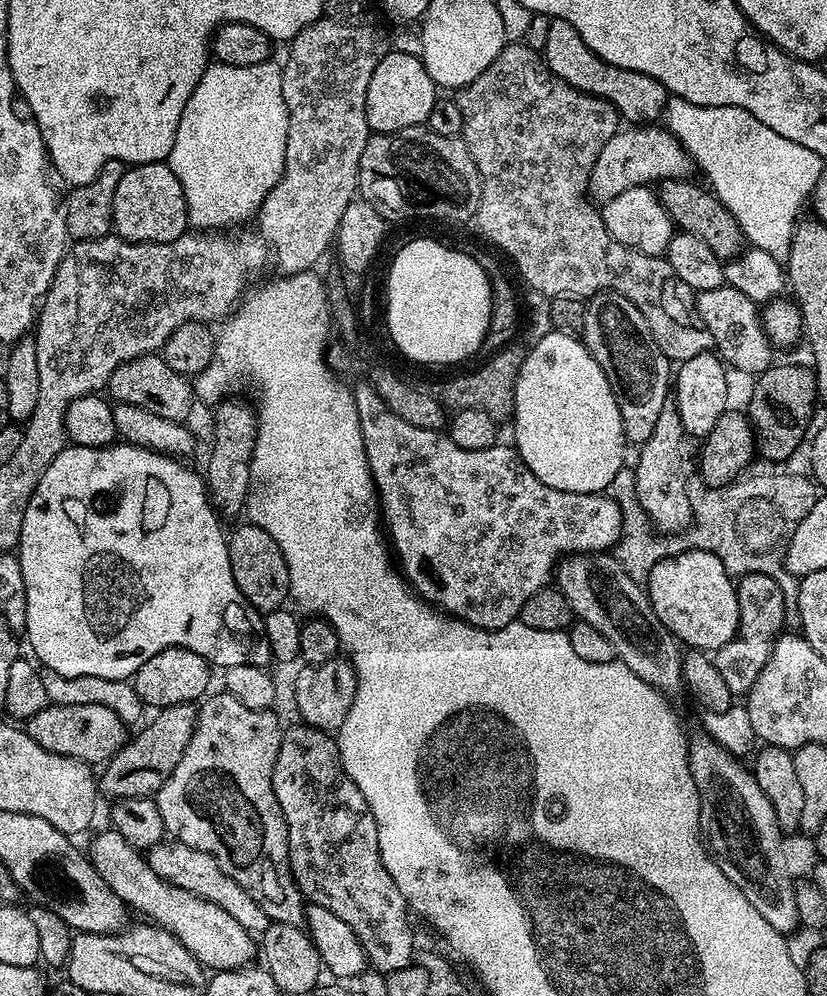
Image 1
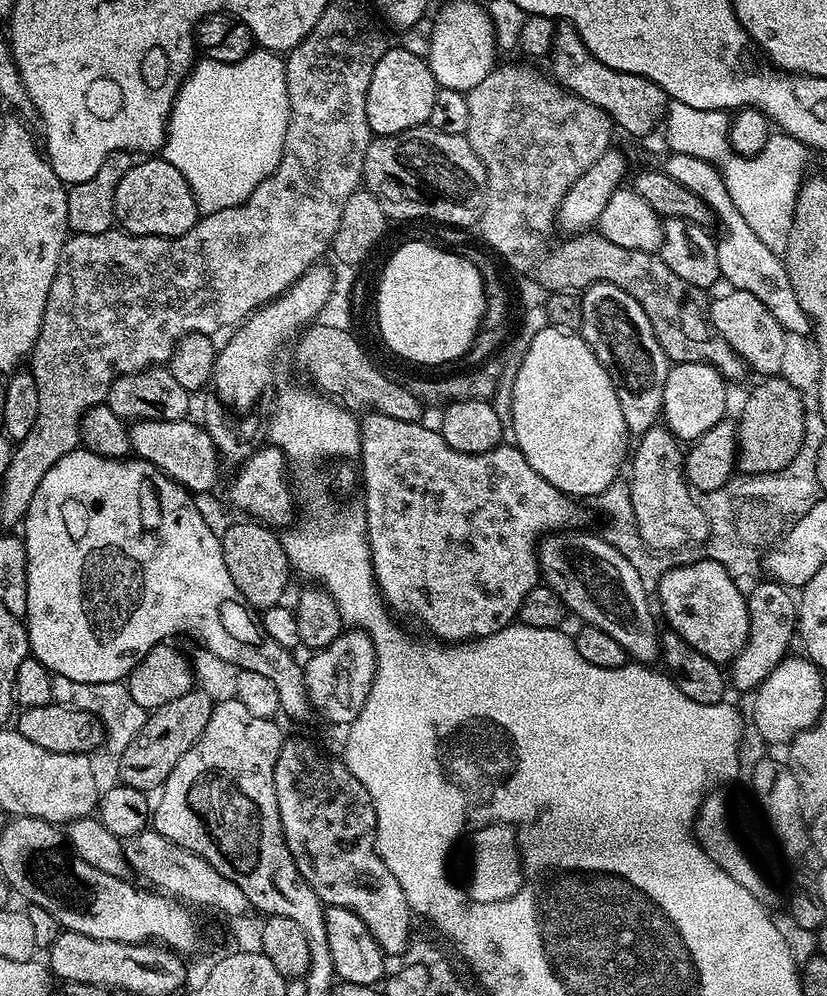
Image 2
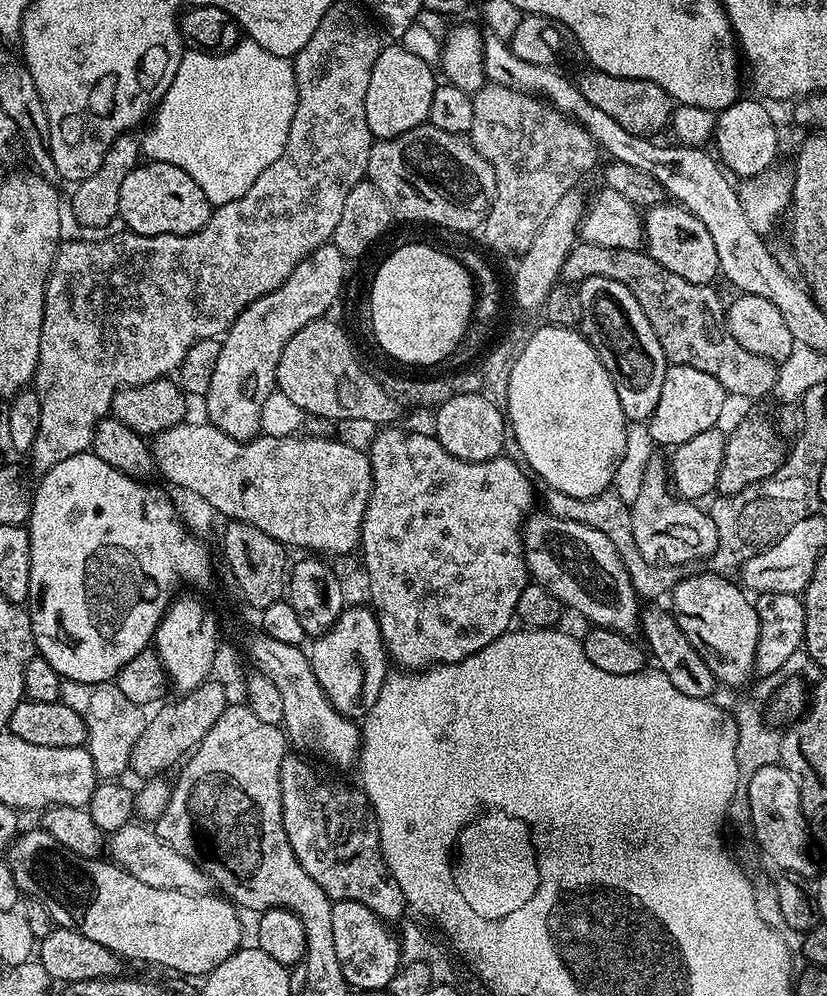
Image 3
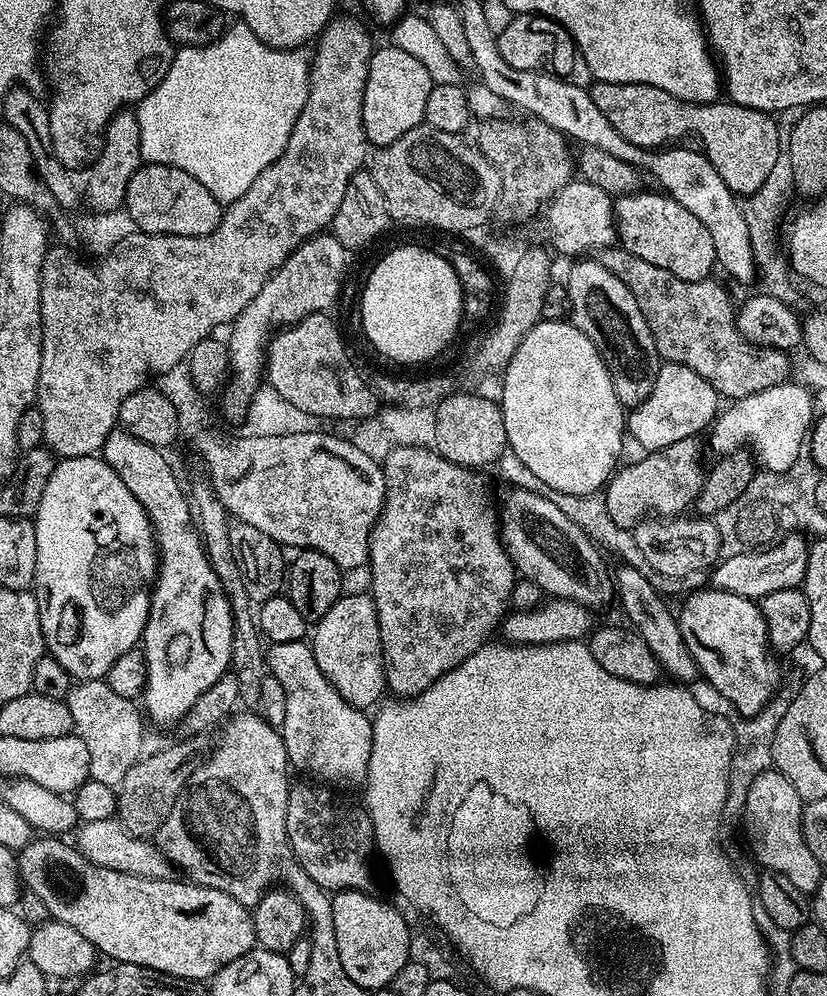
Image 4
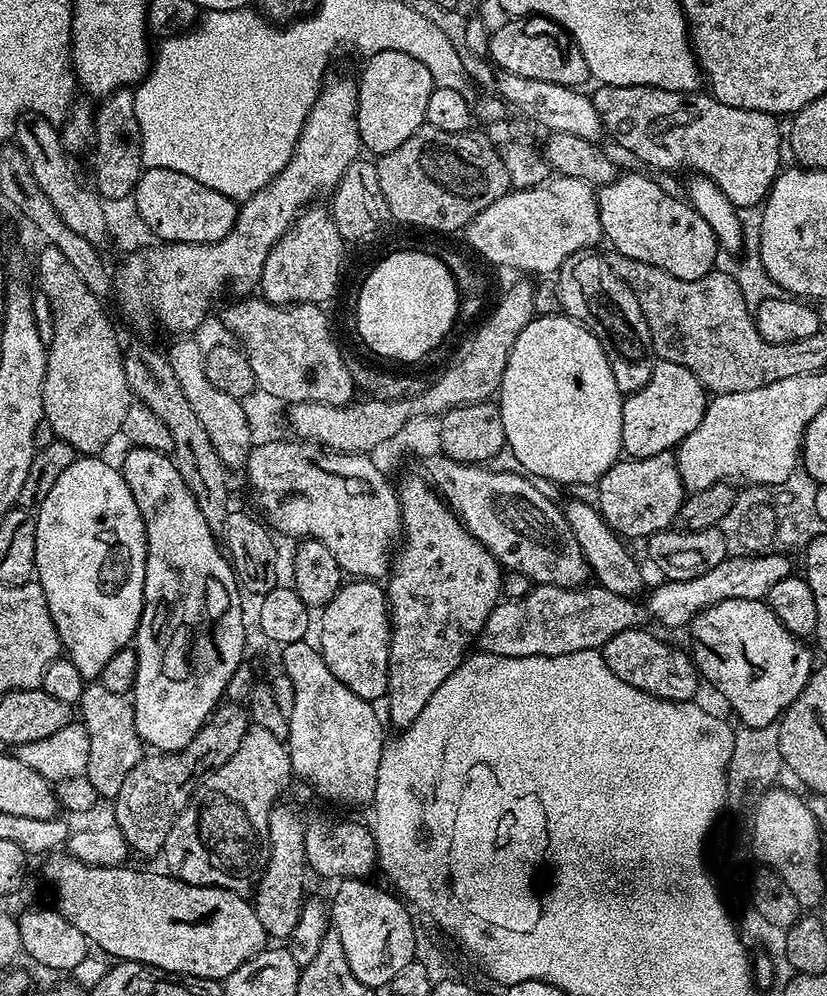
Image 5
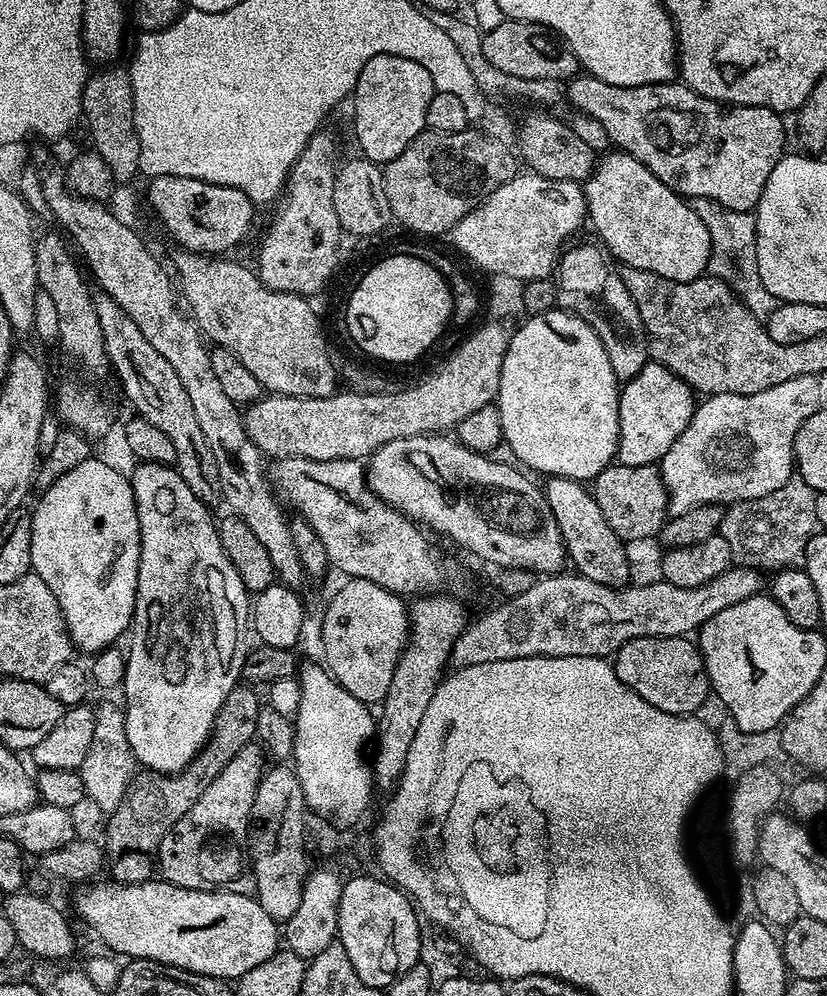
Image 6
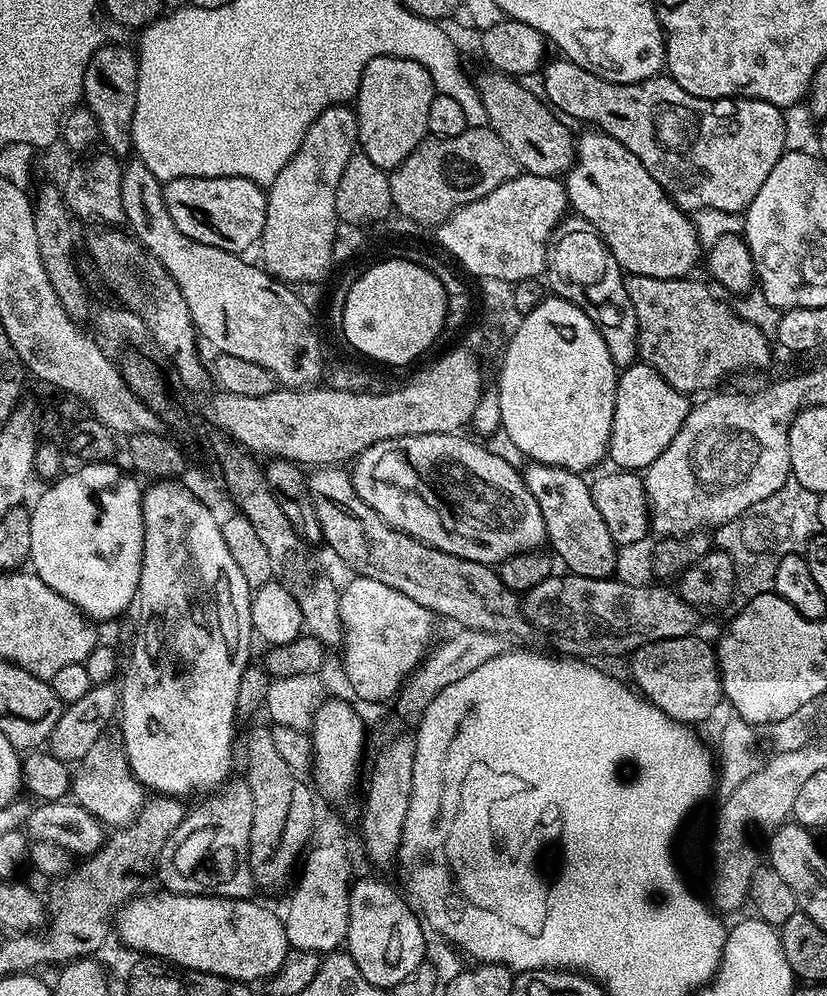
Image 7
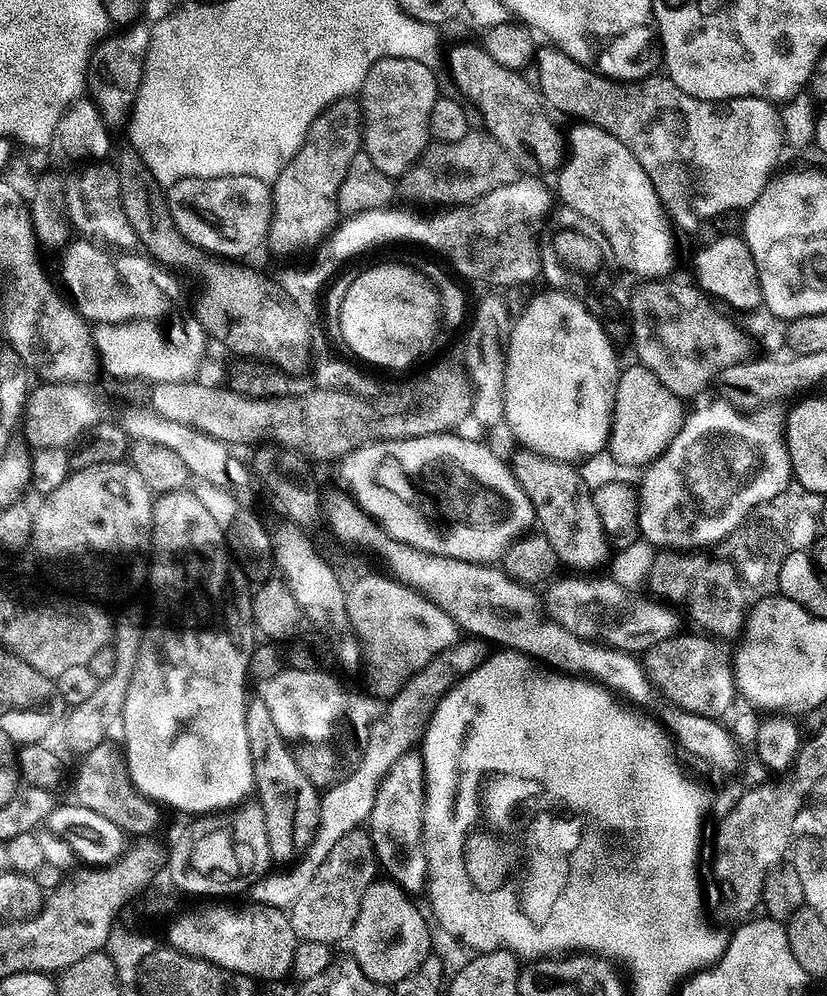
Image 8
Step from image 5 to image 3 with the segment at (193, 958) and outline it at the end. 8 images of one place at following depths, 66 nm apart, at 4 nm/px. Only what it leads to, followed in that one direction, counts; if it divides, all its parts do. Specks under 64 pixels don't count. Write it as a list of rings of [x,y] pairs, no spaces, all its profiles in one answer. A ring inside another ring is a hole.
[[[36,826],[33,832],[21,831],[8,845],[6,859],[10,870],[14,870],[14,882],[18,882],[21,893],[42,902],[59,927],[74,928],[86,934],[86,938],[98,942],[98,946],[106,946],[106,950],[125,961],[141,960],[144,964],[169,968],[172,971],[169,973],[184,978],[203,978],[242,947],[241,913],[237,905],[223,895],[190,894],[182,890],[157,890],[154,886],[146,886],[146,882],[138,882],[134,874],[126,874],[126,870],[107,859],[75,856],[70,849],[62,846],[62,842],[58,842],[58,838],[44,831],[43,827]]]

